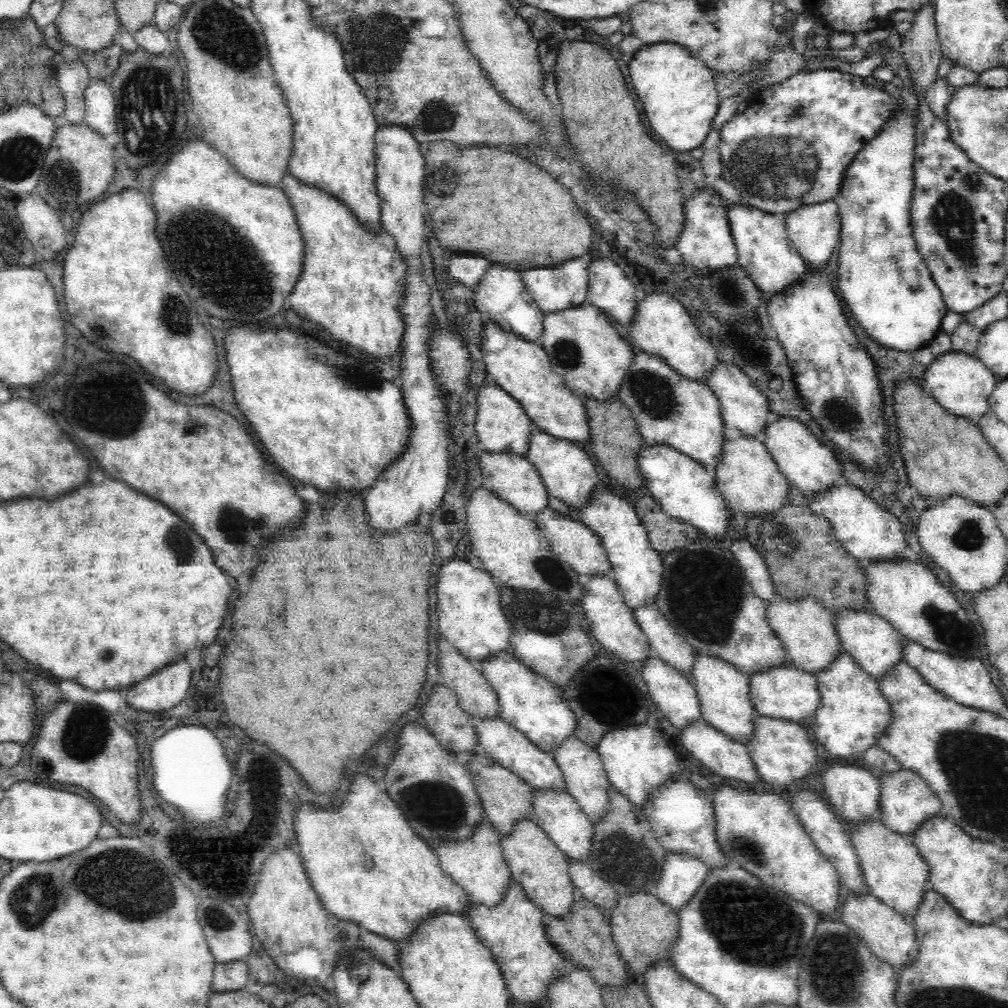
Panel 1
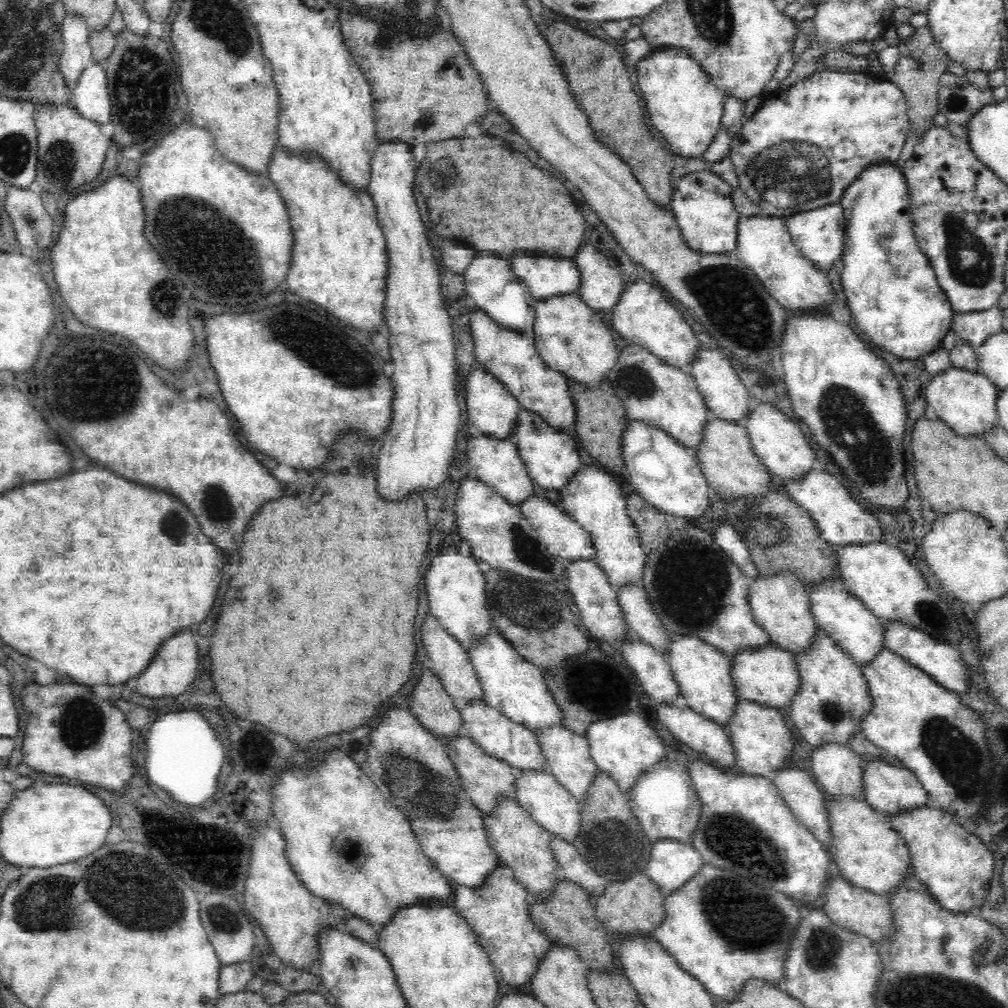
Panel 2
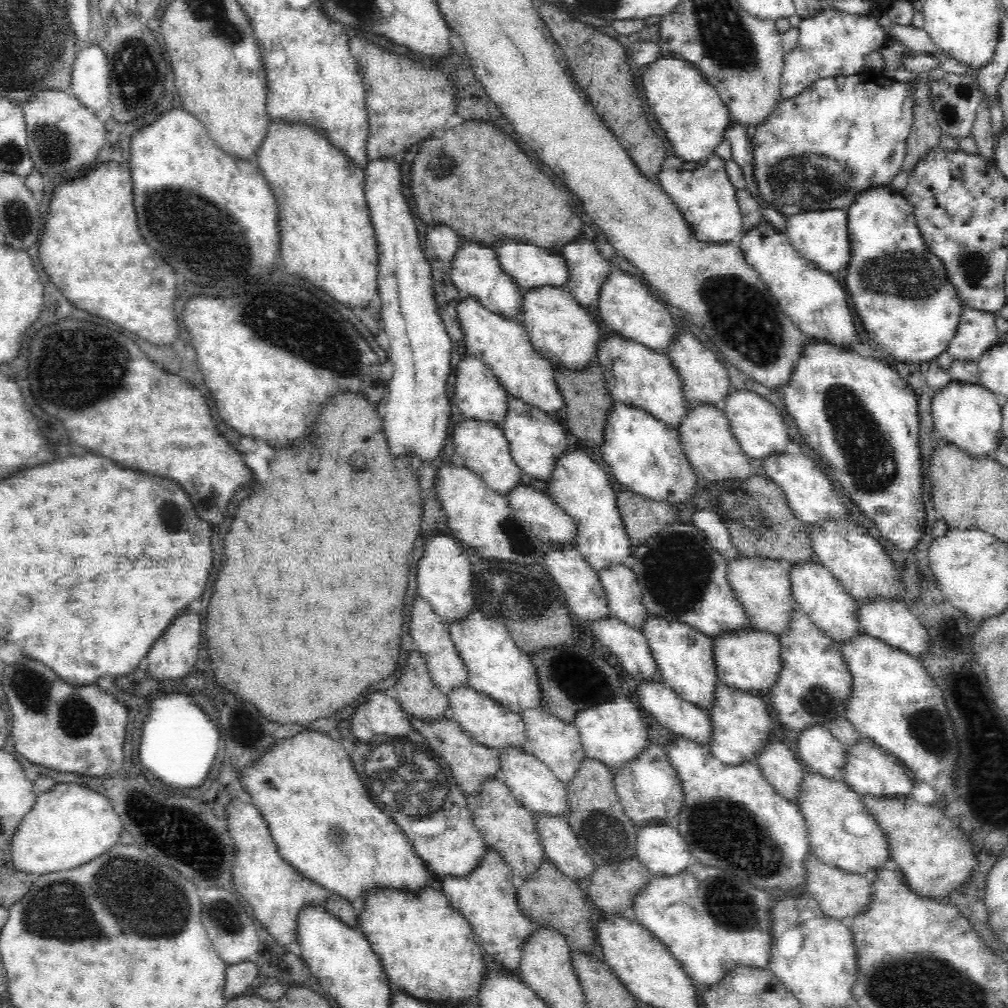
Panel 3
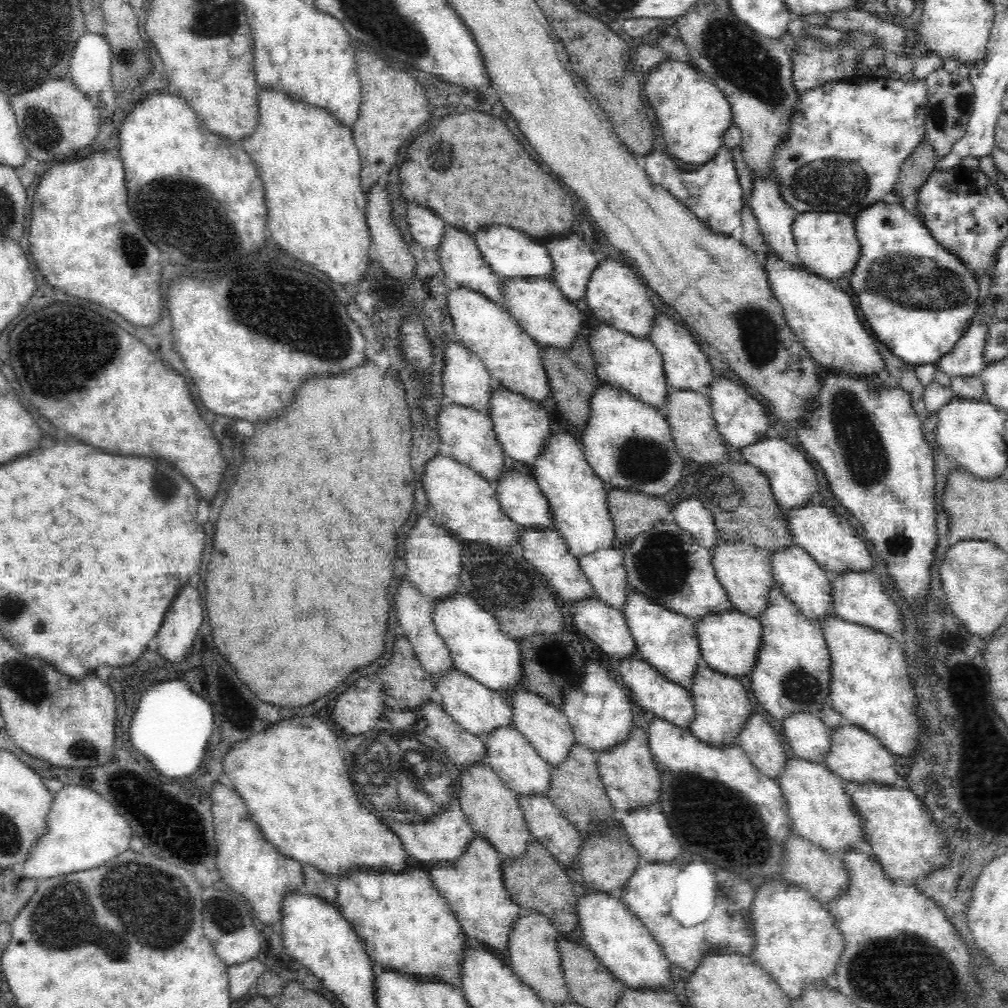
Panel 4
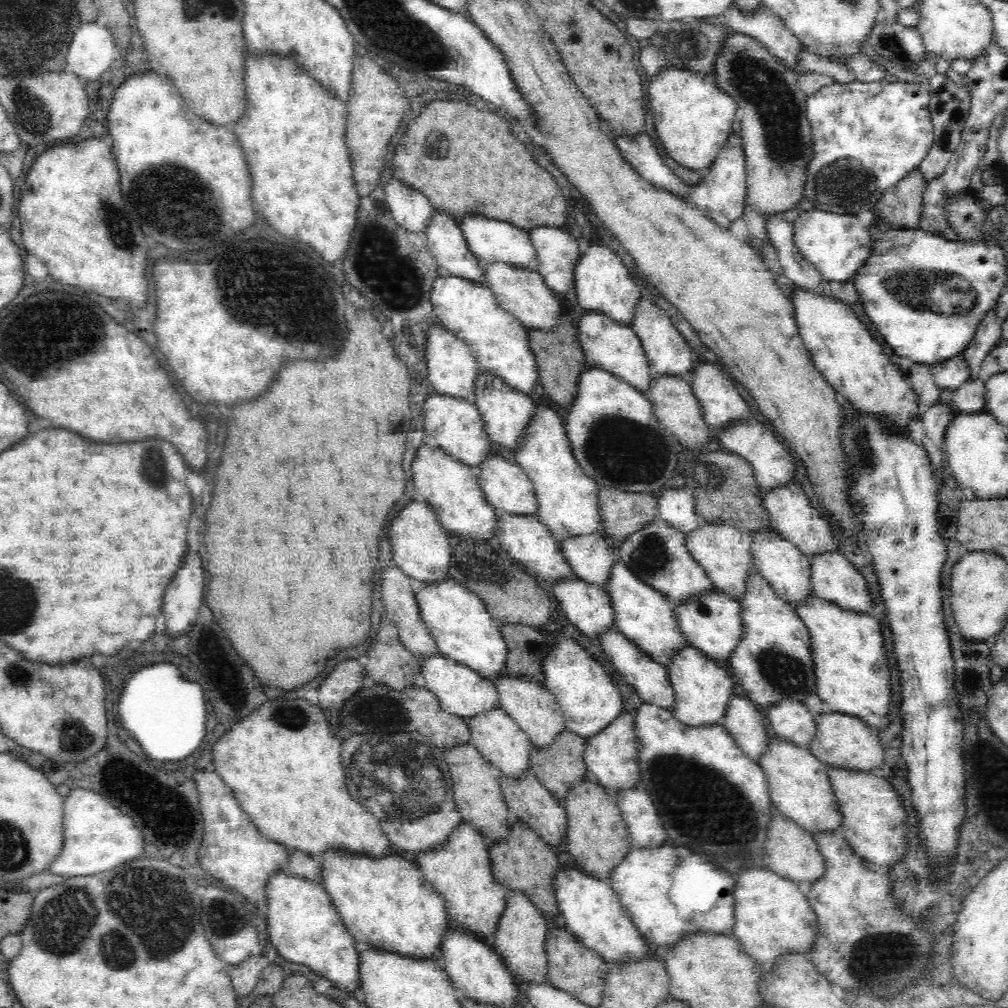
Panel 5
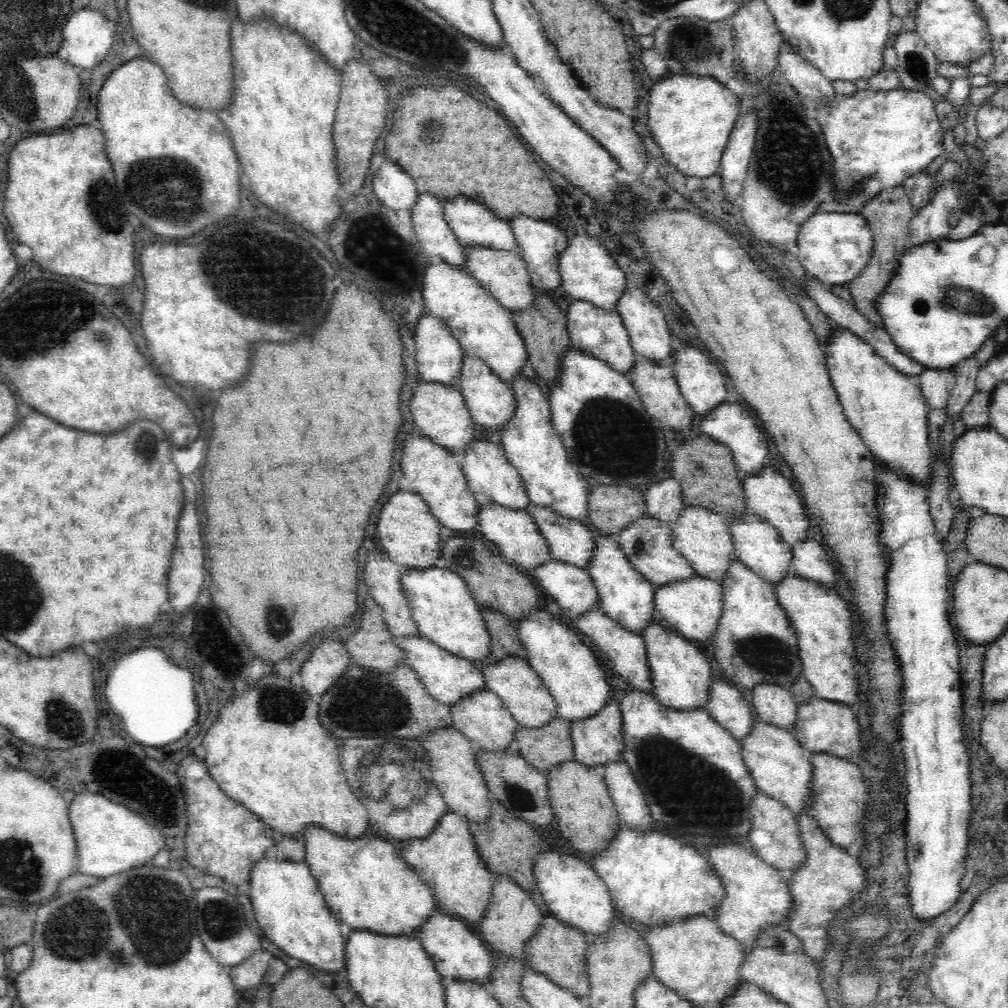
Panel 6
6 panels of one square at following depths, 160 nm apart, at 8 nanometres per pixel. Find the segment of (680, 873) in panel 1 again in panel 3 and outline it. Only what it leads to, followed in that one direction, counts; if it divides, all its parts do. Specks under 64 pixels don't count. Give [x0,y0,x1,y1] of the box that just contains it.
[635,821,692,875]

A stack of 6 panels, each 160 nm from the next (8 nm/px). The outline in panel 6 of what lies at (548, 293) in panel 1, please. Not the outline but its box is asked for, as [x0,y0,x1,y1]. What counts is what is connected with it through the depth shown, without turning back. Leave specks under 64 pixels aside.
[442,196,516,250]

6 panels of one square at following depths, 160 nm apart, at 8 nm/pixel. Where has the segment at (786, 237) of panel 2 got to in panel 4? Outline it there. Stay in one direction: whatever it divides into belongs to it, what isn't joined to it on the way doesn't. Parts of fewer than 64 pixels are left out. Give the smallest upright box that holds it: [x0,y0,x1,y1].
[764,250,890,380]

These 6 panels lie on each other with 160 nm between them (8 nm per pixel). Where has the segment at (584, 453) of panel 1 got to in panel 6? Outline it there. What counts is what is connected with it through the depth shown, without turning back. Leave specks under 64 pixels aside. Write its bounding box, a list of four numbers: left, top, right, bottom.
[456,352,514,436]

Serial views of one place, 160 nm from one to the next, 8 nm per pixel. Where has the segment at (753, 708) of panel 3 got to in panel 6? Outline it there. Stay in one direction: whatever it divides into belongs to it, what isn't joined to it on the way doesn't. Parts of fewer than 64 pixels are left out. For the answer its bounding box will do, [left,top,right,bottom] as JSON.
[641,620,715,709]

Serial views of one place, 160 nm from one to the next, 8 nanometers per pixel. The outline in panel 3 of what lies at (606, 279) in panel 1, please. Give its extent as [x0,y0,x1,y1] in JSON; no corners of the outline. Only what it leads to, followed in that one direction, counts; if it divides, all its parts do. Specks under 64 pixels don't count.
[558,242,610,308]

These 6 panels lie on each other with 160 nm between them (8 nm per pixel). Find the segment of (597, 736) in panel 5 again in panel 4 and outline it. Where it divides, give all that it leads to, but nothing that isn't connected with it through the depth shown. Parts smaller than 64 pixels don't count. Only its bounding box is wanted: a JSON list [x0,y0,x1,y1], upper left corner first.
[595,726,660,815]

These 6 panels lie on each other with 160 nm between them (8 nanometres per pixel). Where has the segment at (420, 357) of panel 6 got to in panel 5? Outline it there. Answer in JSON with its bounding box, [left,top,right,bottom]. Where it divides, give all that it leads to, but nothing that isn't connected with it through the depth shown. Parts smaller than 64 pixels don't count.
[423,322,477,400]

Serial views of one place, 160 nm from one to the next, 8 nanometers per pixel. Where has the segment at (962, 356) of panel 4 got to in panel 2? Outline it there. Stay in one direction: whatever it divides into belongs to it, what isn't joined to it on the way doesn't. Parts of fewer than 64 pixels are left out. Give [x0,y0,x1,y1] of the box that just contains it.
[951,305,1003,349]

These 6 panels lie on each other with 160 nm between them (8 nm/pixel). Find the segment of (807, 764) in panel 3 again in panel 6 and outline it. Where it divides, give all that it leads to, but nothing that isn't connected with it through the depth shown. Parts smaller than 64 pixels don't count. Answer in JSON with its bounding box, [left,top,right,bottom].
[750,681,797,730]

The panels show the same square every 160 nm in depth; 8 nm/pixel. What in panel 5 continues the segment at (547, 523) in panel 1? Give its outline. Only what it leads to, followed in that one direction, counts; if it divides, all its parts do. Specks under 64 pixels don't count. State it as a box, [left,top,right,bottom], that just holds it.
[474,456,538,515]

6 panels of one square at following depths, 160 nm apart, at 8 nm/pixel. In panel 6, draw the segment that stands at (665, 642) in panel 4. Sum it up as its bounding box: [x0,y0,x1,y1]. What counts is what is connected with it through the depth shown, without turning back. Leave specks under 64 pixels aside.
[585,533,653,636]

